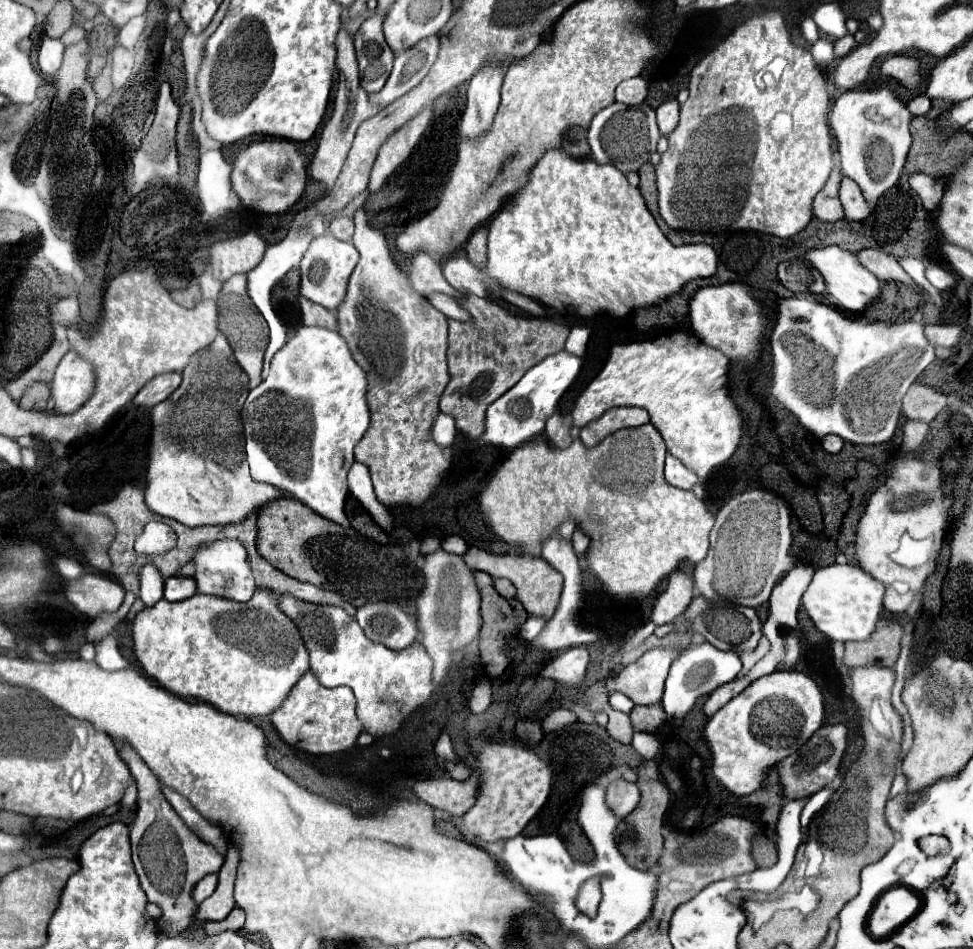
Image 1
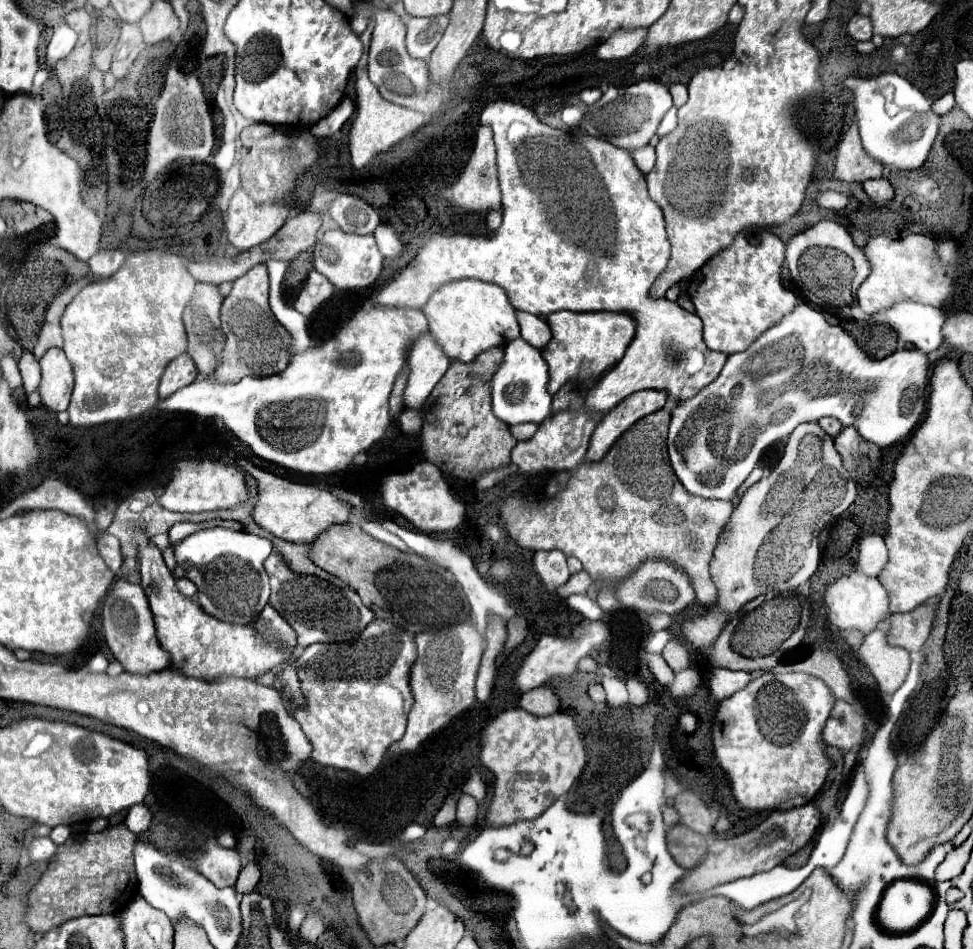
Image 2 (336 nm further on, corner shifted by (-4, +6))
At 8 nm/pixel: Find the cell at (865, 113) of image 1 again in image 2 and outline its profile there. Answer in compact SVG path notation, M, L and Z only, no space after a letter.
M894 72L872 78L846 78L844 88L852 92L862 148L872 160L880 162L884 170L916 170L926 162L940 126L940 116L932 112L930 98Z

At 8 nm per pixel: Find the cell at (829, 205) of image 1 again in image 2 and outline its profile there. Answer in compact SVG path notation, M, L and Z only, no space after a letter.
M852 124L836 148L834 178L846 184L852 184L852 182L864 182L870 178L880 178L882 172L884 172L882 164L870 160L870 156L862 152L862 144L858 140L858 128L856 124Z

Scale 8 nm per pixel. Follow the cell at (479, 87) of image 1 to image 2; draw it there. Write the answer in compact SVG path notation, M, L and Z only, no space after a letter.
M480 126L476 132L476 146L474 152L460 174L458 182L454 184L454 202L470 212L490 212L500 208L500 186L498 186L498 168L496 168L496 150L492 140L492 128Z

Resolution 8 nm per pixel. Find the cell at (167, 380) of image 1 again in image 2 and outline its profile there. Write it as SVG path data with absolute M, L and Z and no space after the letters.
M182 354L182 356L174 358L174 360L166 366L166 370L164 370L164 374L162 374L160 388L158 388L160 398L172 396L172 392L176 392L176 390L192 384L196 378L198 378L198 370L196 370L196 366L194 366L194 360L192 360L188 354Z

